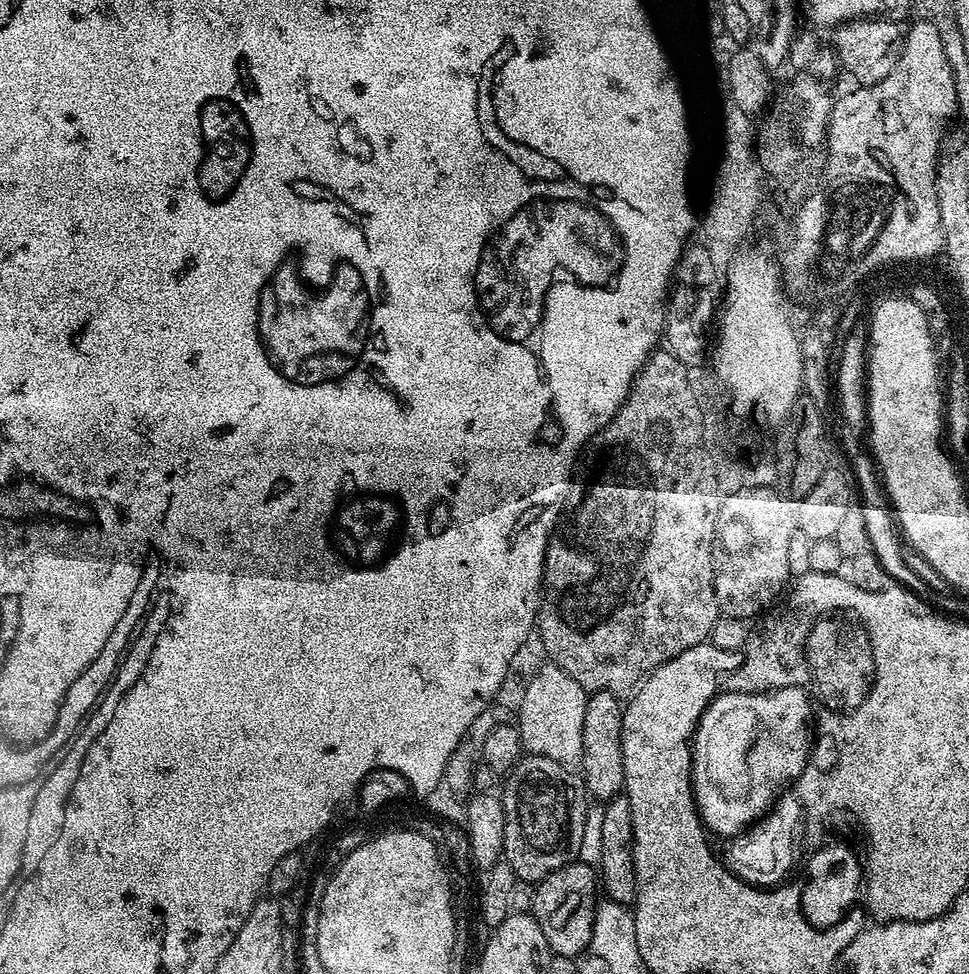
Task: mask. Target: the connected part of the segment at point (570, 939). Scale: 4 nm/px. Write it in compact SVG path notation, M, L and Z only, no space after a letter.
M573 862L554 870L535 885L530 915L542 926L546 942L558 956L580 958L591 949L598 897L598 872L591 864Z

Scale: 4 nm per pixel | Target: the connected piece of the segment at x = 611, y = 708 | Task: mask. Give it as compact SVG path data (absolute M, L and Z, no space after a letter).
M594 692L586 702L586 718L582 718L582 754L580 764L584 787L591 799L607 802L624 791L624 755L622 754L622 718L624 704L614 692Z

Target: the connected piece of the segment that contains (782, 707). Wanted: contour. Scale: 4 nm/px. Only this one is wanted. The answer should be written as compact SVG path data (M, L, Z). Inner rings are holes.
M798 687L777 688L772 693L753 693L753 692L730 692L725 691L719 693L715 699L708 704L708 708L700 716L700 720L696 727L696 733L693 736L692 744L692 783L693 796L696 800L697 812L700 815L701 823L713 834L726 836L725 838L733 838L752 826L758 819L763 817L764 811L767 811L774 804L777 796L781 793L791 779L799 779L801 773L808 763L808 758L814 748L814 706L808 693Z

